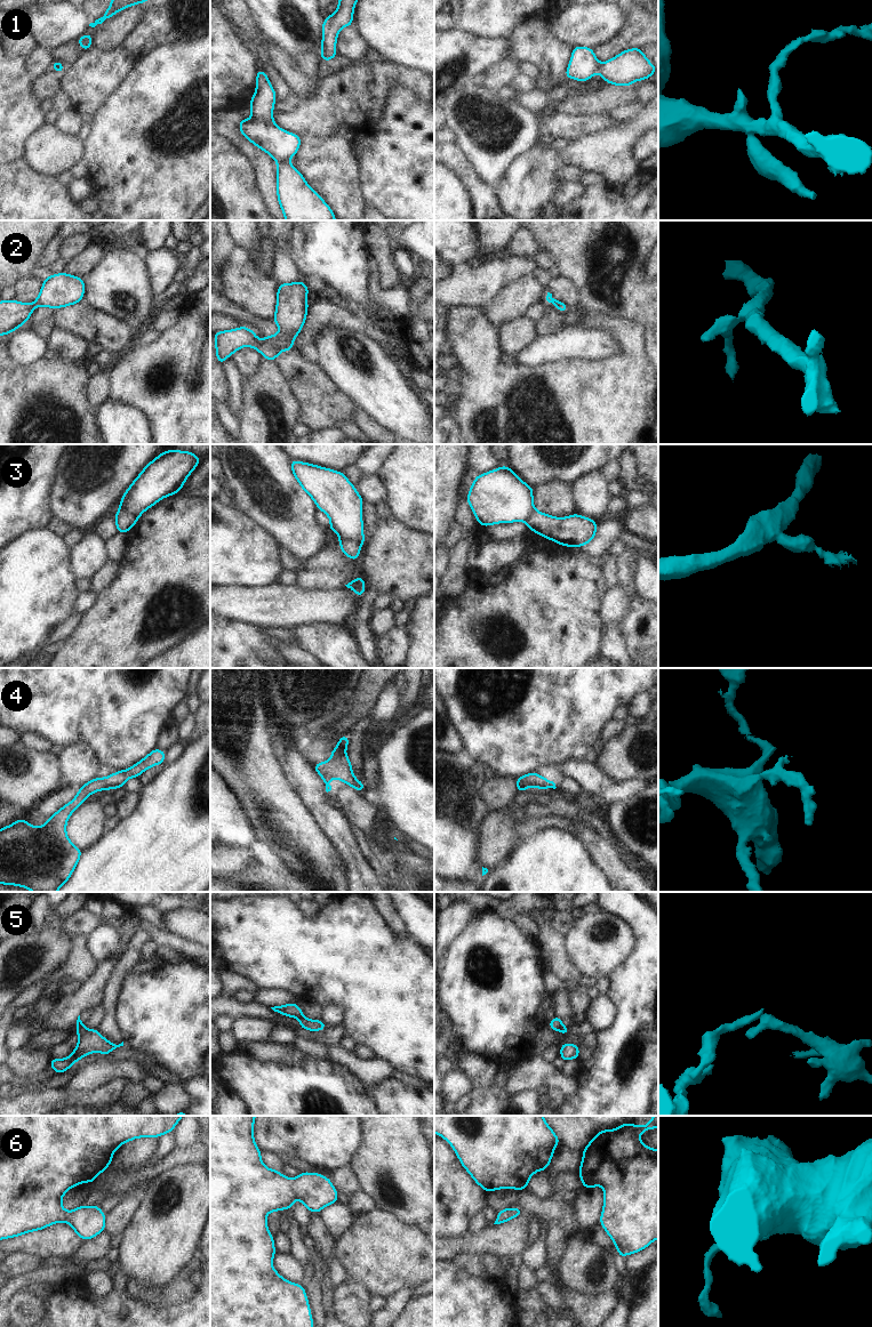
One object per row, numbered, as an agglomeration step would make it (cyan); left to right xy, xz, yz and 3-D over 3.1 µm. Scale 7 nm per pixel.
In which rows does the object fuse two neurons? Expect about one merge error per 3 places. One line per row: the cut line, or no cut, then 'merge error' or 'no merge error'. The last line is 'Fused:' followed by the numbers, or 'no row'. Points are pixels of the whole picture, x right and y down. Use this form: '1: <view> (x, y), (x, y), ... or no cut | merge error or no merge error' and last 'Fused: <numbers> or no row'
1: xz (287, 160), (278, 163) | merge error
2: no cut | no merge error
3: xz (340, 539), (352, 539), (361, 545) | merge error
4: no cut | no merge error
5: xz (303, 1016), (300, 1019) | merge error
6: no cut | no merge error
Fused: 1, 3, 5

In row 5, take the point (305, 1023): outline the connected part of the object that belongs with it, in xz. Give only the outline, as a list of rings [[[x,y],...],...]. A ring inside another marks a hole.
[[[306,1018],[299,1019],[299,1027],[310,1031],[320,1031],[328,1028],[322,1020],[310,1020]]]

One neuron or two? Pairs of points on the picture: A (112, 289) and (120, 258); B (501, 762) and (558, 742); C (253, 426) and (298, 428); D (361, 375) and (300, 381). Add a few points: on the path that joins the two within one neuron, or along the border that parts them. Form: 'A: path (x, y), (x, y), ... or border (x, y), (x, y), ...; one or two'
A: path (120, 281), (120, 266); one
B: path (514, 748), (520, 742), (544, 742); one
C: border (297, 421), (292, 432); two
D: border (309, 361), (317, 364), (348, 397); two

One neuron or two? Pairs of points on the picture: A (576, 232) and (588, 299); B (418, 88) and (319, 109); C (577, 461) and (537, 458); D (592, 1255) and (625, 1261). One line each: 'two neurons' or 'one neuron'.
A: one neuron
B: one neuron
C: one neuron
D: two neurons

